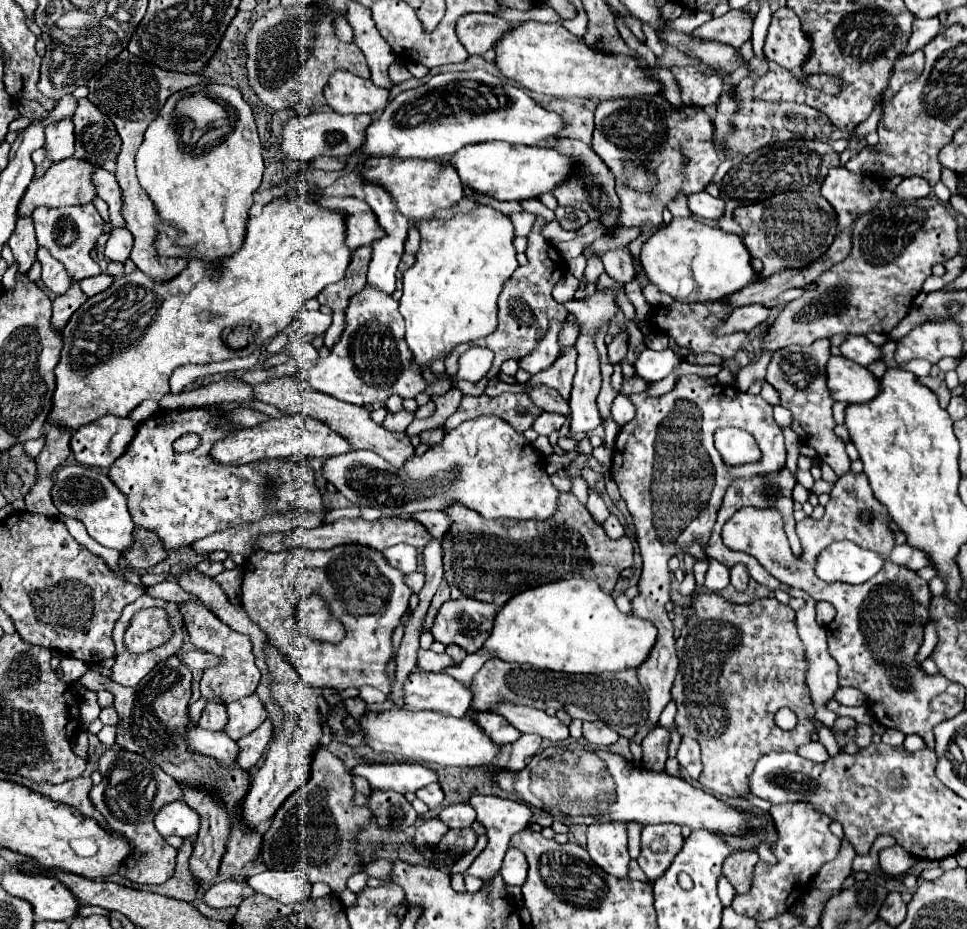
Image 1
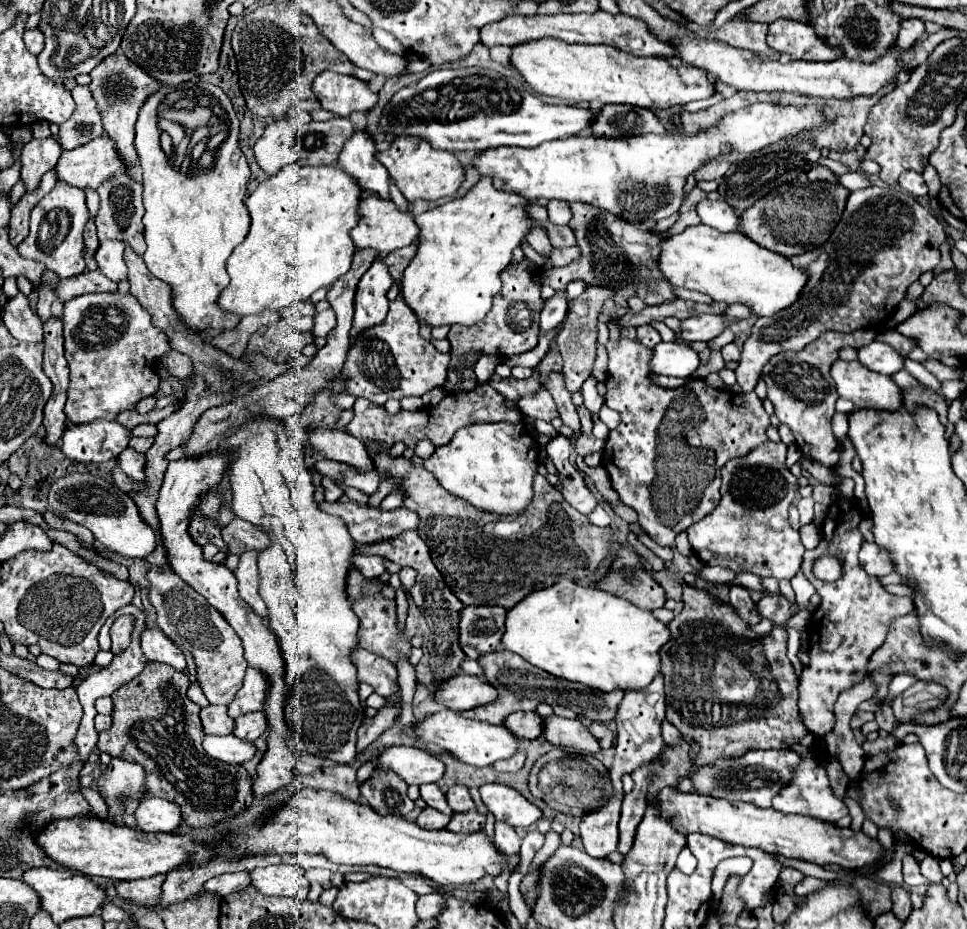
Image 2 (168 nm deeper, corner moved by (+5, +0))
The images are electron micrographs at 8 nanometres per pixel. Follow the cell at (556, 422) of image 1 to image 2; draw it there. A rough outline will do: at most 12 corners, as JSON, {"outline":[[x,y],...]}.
{"outline":[[546,387],[518,399],[528,419],[552,421],[558,417]]}

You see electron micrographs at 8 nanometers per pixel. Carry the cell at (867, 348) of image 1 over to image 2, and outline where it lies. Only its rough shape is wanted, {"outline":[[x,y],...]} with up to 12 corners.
{"outline":[[872,341],[858,349],[868,369],[894,375],[904,357],[892,347]]}

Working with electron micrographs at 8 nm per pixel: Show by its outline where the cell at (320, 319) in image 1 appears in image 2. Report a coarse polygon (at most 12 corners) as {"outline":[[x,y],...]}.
{"outline":[[332,309],[316,313],[314,333],[326,337],[336,327]]}

